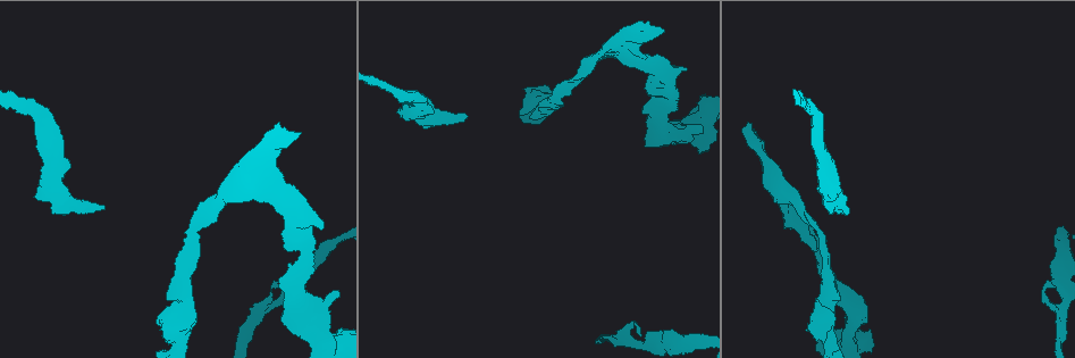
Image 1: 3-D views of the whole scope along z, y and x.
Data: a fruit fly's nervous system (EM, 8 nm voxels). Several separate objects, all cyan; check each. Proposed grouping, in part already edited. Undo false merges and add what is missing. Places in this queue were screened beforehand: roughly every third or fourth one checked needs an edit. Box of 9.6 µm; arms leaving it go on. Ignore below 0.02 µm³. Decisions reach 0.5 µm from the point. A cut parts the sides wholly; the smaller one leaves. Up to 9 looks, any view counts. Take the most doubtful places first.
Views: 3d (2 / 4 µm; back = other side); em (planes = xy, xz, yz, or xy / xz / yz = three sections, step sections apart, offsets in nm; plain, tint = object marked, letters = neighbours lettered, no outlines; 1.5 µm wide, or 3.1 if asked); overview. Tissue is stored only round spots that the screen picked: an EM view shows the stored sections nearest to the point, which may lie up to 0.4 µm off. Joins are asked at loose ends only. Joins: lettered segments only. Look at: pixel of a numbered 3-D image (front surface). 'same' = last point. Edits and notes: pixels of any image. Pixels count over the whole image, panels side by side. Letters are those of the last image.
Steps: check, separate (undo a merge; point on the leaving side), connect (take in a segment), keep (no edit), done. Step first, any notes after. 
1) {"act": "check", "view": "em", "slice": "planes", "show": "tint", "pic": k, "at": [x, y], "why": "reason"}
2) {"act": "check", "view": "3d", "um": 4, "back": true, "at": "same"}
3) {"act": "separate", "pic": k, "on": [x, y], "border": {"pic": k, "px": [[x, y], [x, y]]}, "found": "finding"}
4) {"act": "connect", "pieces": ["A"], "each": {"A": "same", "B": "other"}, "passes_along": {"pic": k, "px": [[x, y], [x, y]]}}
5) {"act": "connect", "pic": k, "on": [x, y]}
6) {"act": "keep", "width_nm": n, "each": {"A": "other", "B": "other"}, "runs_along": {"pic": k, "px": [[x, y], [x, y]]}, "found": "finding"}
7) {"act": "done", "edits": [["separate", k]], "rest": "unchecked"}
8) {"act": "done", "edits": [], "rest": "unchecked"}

{"act": "check", "view": "em", "slice": "yz", "step": 8, "show": "tint", "pic": 1, "at": [815, 334], "why": "branch stops here"}

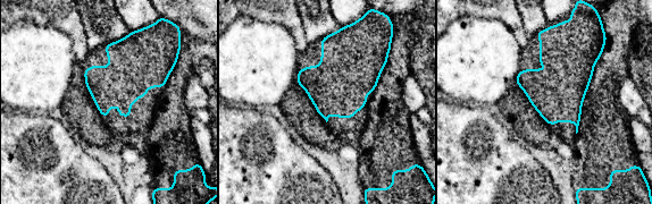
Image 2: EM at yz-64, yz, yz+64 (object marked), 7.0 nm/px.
{"act": "check", "view": "em", "slice": "planes", "show": "letters", "at": "same", "why": "another direction"}

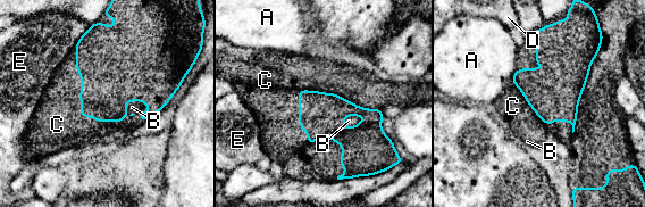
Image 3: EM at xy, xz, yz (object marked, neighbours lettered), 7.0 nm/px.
{"act": "keep", "width_nm": 320, "longest_contact_nm": ["C", 600], "each": {"A": "other", "B": "other", "C": "other", "D": "other", "E": "other"}, "found": "none of them fits"}

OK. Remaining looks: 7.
{"act": "check", "view": "em", "slice": "yz", "step": 4, "show": "letters", "pic": 1, "at": [299, 133], "why": "an open end"}

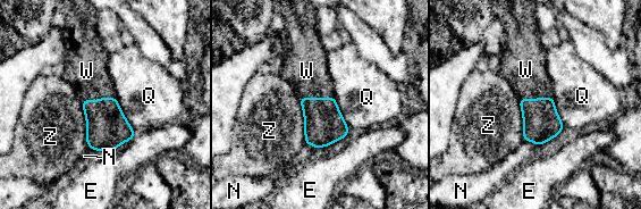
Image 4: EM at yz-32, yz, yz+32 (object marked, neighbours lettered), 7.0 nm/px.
{"act": "check", "view": "em", "slice": "planes", "show": "letters", "at": "same", "why": "cut it another way"}

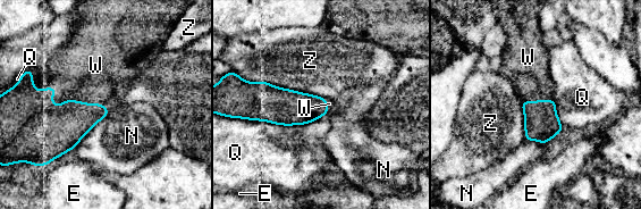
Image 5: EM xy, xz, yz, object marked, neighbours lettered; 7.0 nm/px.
{"act": "connect", "pieces": ["W"], "each": {"E": "other", "N": "other", "Q": "other", "W": "same", "Z": "other"}, "passes_along": {"pic": 5, "px": [[33, 130], [58, 105], [75, 74]]}, "found": "the cell continues"}

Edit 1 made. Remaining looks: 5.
{"act": "check", "view": "em", "slice": "planes", "show": "letters", "pic": 1, "at": [467, 116], "why": "branch stops here"}

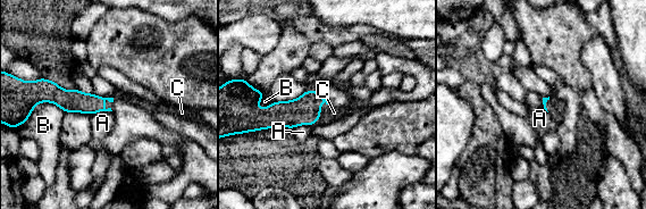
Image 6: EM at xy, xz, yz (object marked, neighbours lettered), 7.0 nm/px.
{"act": "connect", "pieces": ["C"], "each": {"A": "other", "B": "other", "C": "same"}, "passes_along": {"pic": 6, "px": [[304, 110], [319, 116], [334, 113]]}, "found": "it goes on there"}

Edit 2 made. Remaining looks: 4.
{"act": "check", "view": "overview", "why": "redraw"}

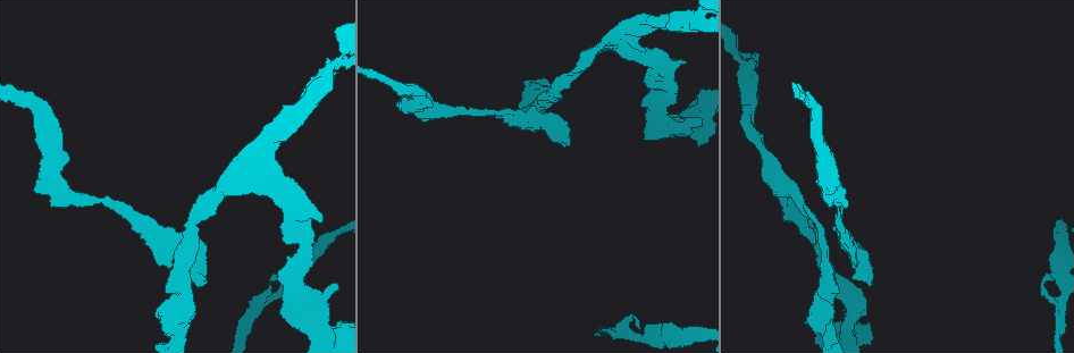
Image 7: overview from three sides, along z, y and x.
{"act": "check", "view": "em", "slice": "xz", "step": 4, "show": "tint", "pic": 7, "at": [338, 233], "why": "abrupt turn"}

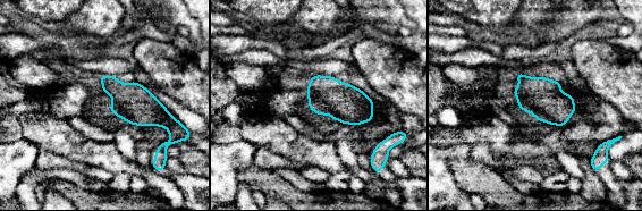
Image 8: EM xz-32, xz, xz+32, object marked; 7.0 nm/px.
{"act": "check", "view": "em", "slice": "planes", "show": "letters", "at": "same", "why": "another direction"}

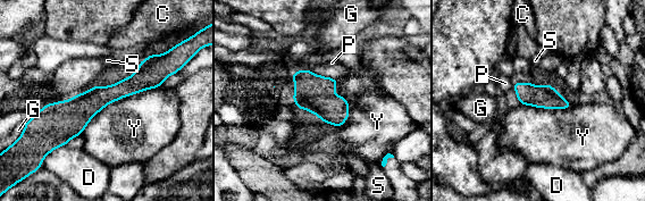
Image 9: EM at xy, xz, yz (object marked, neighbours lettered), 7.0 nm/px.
{"act": "keep", "longest_contact_nm": ["Y", 650], "each": {"C": "other", "D": "other", "G": "other", "P": "other", "S": "other", "Y": "other"}, "runs_along": {"pic": 9, "px": [[166, 72], [70, 117], [39, 117]]}, "found": "one cell here"}

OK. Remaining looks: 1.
{"act": "done", "edits": [["connect", 5], ["connect", 6]], "rest": "unchecked"}

